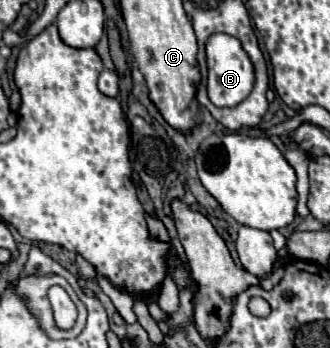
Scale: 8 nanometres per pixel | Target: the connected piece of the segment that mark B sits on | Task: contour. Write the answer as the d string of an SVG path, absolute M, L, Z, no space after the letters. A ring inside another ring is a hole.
M212 34L206 42L206 62L208 62L208 98L214 106L230 108L236 106L250 94L254 86L254 68L248 54L242 50L240 42L228 34Z

